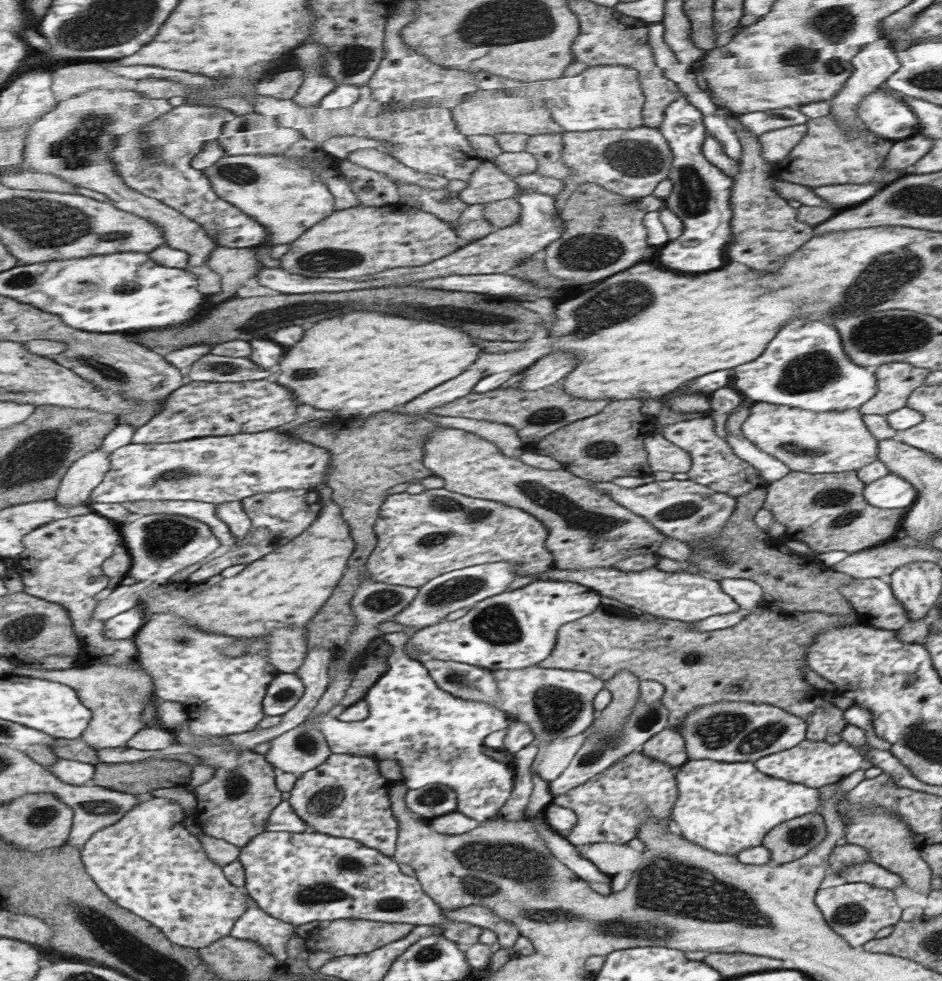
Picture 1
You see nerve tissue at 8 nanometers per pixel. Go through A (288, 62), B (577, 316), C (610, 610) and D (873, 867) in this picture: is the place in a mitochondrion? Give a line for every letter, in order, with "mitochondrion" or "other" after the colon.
A: other
B: mitochondrion
C: other
D: other

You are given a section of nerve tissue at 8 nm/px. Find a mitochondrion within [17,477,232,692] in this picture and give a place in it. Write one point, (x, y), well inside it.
(163, 537)

